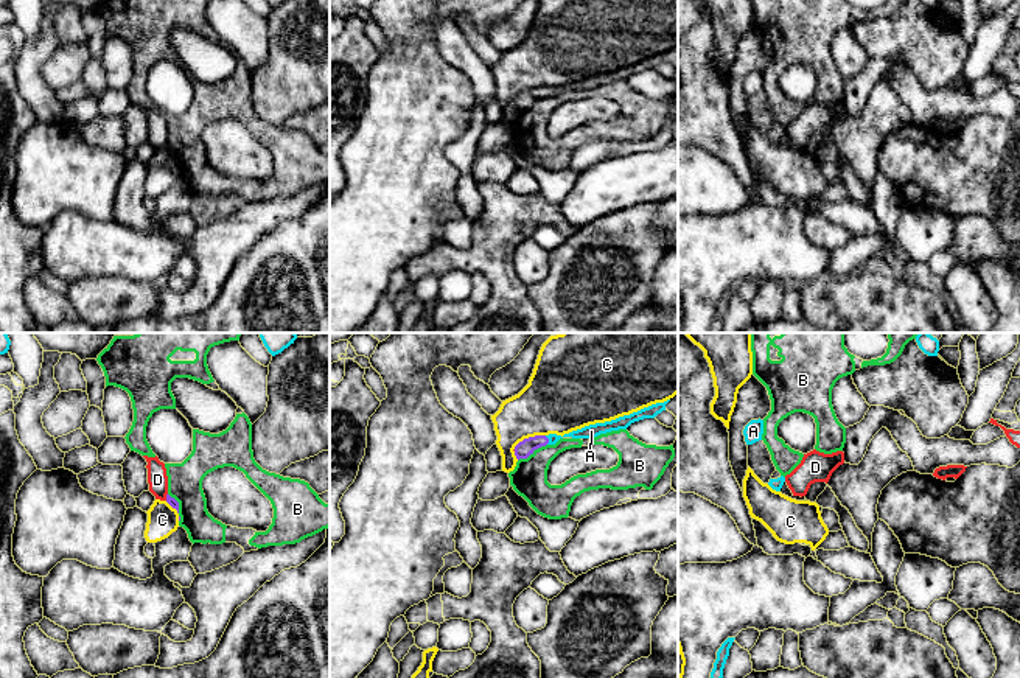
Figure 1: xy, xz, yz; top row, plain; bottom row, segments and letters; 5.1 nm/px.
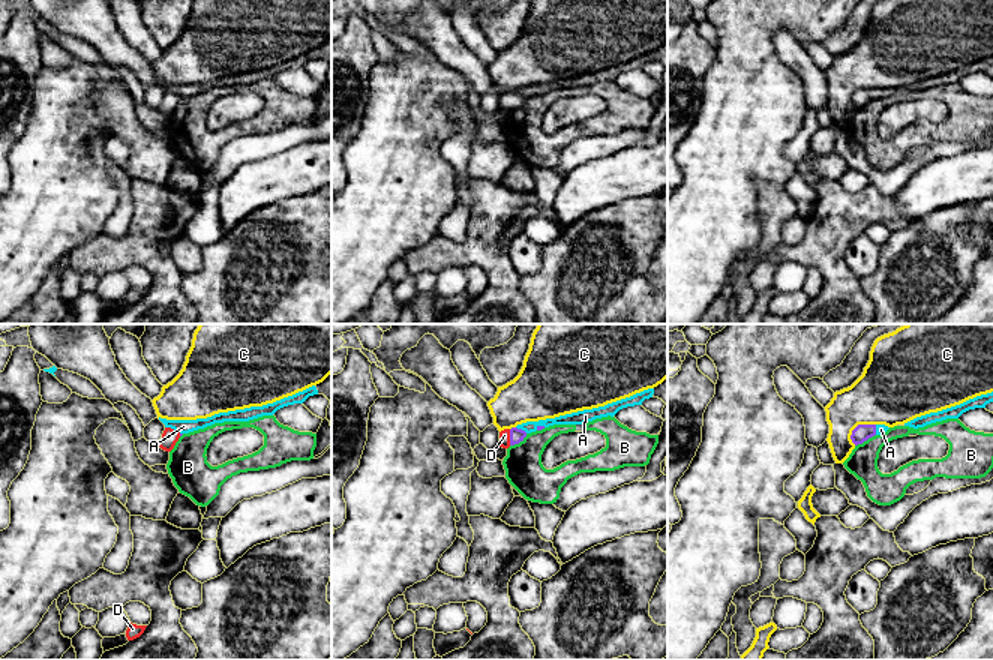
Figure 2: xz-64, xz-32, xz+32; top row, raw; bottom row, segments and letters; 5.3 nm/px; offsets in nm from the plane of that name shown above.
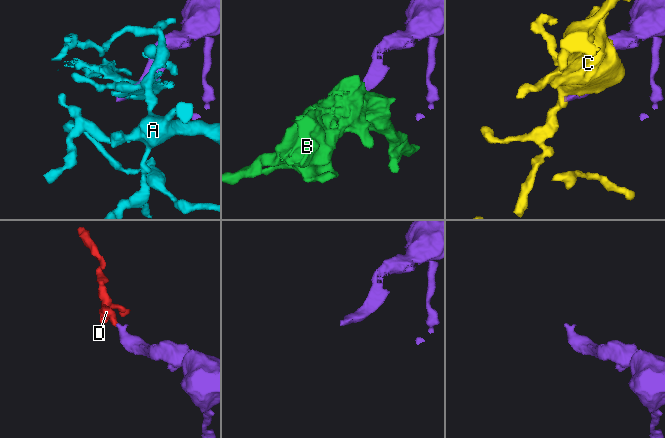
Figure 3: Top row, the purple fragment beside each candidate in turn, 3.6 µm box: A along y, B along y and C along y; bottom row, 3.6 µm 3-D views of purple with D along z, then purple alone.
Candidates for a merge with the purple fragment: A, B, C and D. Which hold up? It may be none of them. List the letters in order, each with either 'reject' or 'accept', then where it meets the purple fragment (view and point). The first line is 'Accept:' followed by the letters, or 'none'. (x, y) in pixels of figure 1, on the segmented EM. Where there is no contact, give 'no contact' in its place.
Accept: D
A: reject; meets purple in xz at (548, 440)
B: reject; meets purple in xz at (532, 451)
C: reject; meets purple in xz at (529, 437)
D: accept; meets purple in xy at (167, 496)

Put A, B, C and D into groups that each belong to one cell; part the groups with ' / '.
A / B / C / D

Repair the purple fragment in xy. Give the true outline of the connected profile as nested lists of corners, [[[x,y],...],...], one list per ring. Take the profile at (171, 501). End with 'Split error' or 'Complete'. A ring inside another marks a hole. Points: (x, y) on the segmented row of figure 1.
[[[143,456],[148,462],[148,484],[149,491],[155,496],[155,499],[166,501],[173,508],[179,513],[179,502],[168,495],[168,476],[165,463],[159,460],[159,457]]]. Split error

